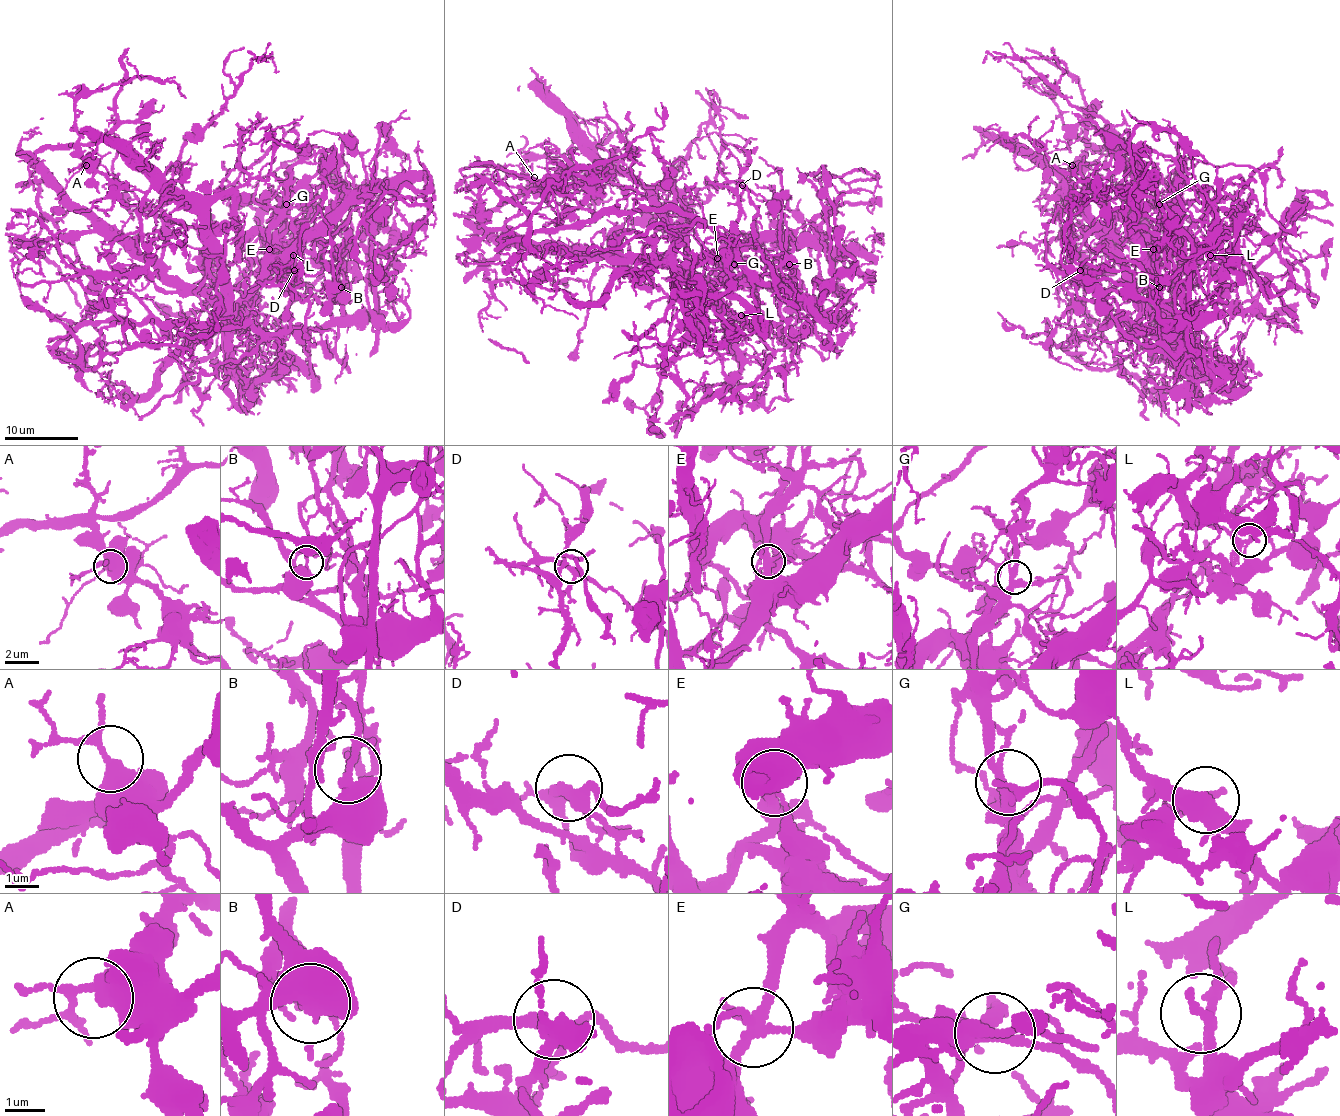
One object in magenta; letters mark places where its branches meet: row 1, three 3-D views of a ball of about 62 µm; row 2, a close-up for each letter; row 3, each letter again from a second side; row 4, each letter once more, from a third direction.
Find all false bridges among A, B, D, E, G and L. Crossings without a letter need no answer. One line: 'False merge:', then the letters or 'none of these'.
False merge: B, E, L

